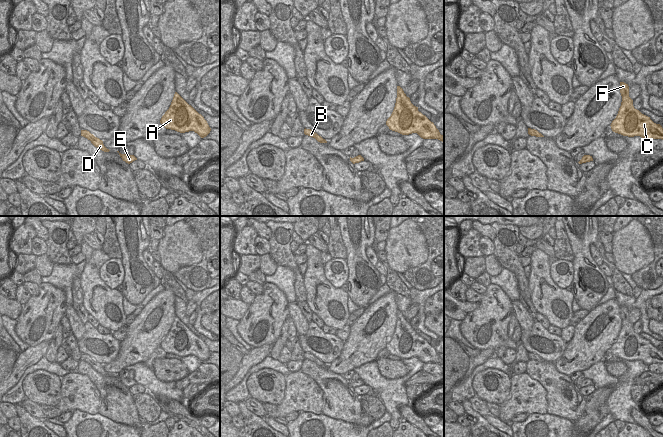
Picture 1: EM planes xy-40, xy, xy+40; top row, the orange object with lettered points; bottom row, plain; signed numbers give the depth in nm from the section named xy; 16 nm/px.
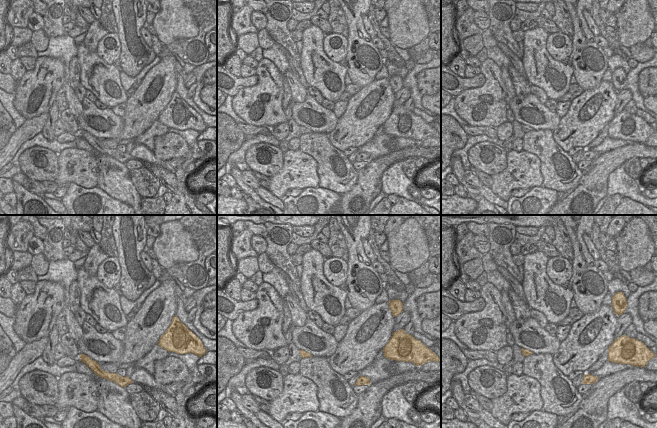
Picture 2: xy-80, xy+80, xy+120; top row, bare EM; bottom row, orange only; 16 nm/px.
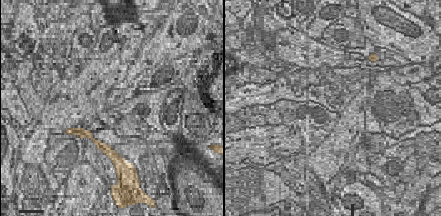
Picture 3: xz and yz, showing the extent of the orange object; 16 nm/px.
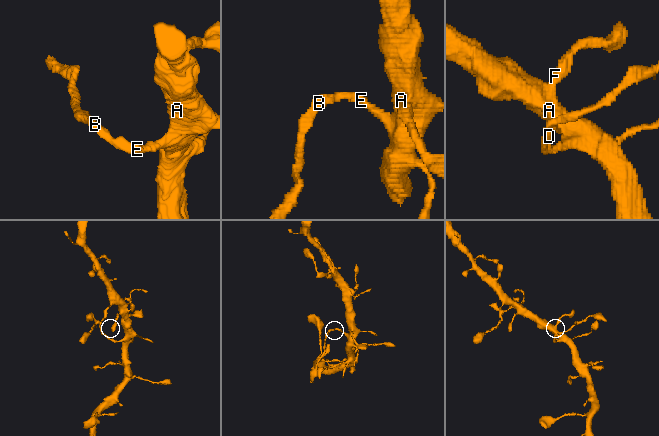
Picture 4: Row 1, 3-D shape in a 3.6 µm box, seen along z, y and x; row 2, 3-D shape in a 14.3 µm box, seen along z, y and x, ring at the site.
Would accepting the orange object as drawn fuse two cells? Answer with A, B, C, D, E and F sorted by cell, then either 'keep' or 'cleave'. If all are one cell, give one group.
A C F / B D E | cleave

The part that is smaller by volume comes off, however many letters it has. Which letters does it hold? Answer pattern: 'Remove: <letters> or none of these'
Remove: B, D, E

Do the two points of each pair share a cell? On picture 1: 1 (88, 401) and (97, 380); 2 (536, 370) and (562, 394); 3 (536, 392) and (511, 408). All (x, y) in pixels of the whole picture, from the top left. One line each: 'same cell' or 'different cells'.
1: different cells
2: same cell
3: same cell

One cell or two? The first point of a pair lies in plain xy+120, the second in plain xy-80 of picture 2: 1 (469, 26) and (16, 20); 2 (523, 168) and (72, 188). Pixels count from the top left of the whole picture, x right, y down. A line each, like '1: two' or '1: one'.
1: one
2: two

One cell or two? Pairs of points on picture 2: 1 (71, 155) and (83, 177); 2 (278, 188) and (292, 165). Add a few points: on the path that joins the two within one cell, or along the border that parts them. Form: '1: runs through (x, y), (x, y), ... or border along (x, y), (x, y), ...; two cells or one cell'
1: runs through (71, 160), (81, 172); one cell
2: runs through (281, 182), (286, 177), (288, 171); one cell

